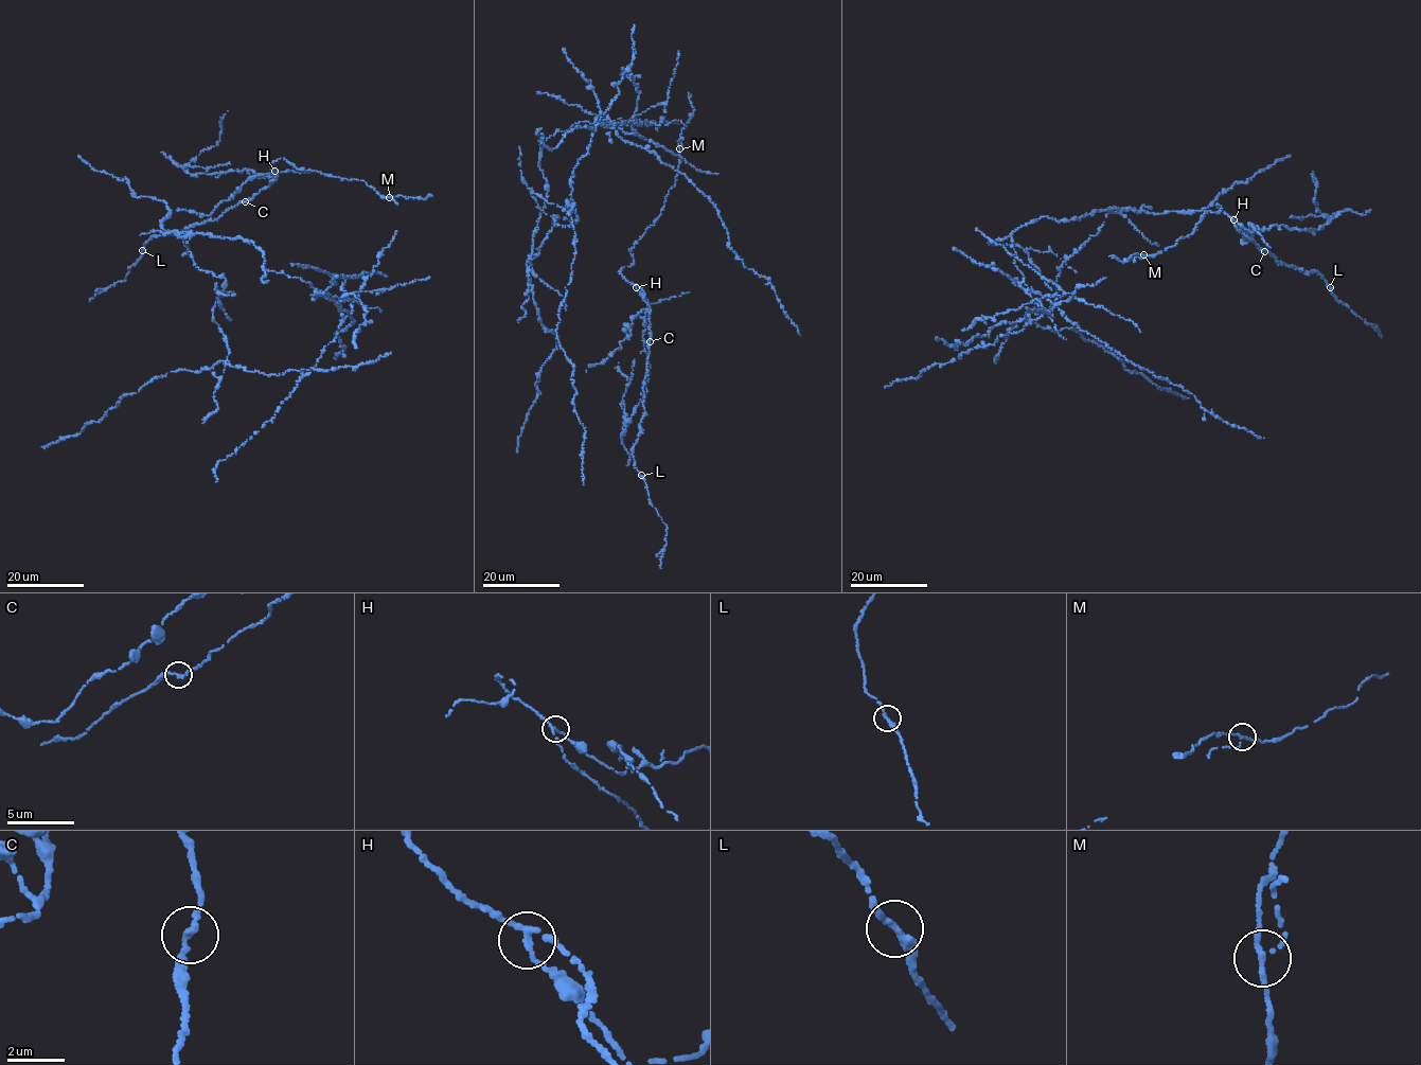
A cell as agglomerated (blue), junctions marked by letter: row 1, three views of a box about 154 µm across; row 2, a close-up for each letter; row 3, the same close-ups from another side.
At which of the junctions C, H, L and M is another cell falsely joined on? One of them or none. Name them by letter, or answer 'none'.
H

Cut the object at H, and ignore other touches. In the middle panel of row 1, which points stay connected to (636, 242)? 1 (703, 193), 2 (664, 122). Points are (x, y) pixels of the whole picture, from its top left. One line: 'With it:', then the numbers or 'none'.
With it: none

